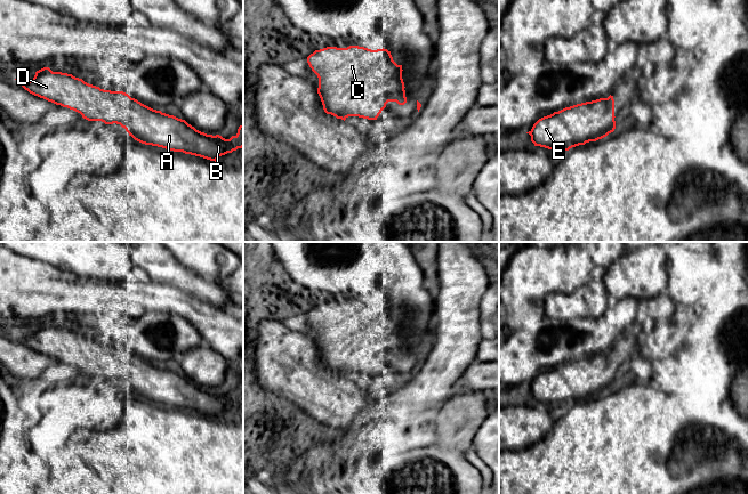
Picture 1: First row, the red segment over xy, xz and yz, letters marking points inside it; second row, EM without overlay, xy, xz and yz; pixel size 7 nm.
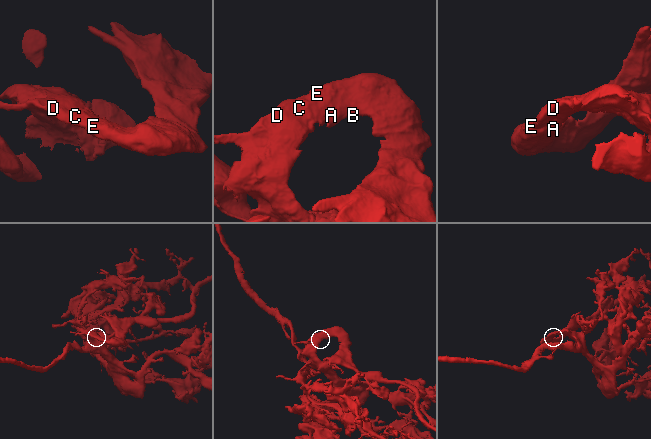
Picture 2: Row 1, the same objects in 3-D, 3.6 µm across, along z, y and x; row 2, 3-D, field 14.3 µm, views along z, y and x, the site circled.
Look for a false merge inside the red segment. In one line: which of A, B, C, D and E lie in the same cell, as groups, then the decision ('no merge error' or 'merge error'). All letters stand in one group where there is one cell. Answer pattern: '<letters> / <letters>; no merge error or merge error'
A B C D E; no merge error

